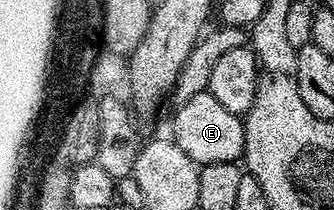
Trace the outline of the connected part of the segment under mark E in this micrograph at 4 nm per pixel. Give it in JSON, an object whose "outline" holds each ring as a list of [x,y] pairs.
{"outline":[[[209,91],[198,93],[175,108],[170,138],[198,165],[226,161],[235,163],[244,153],[244,120],[230,113]]]}

